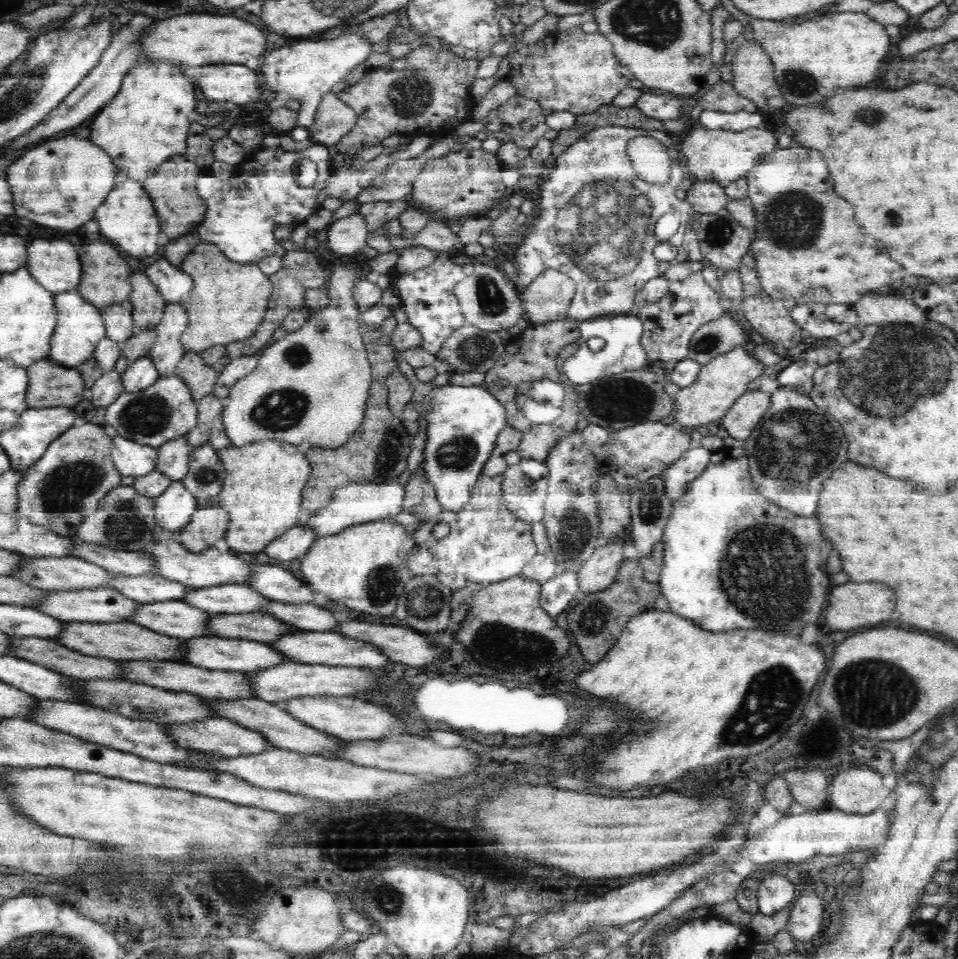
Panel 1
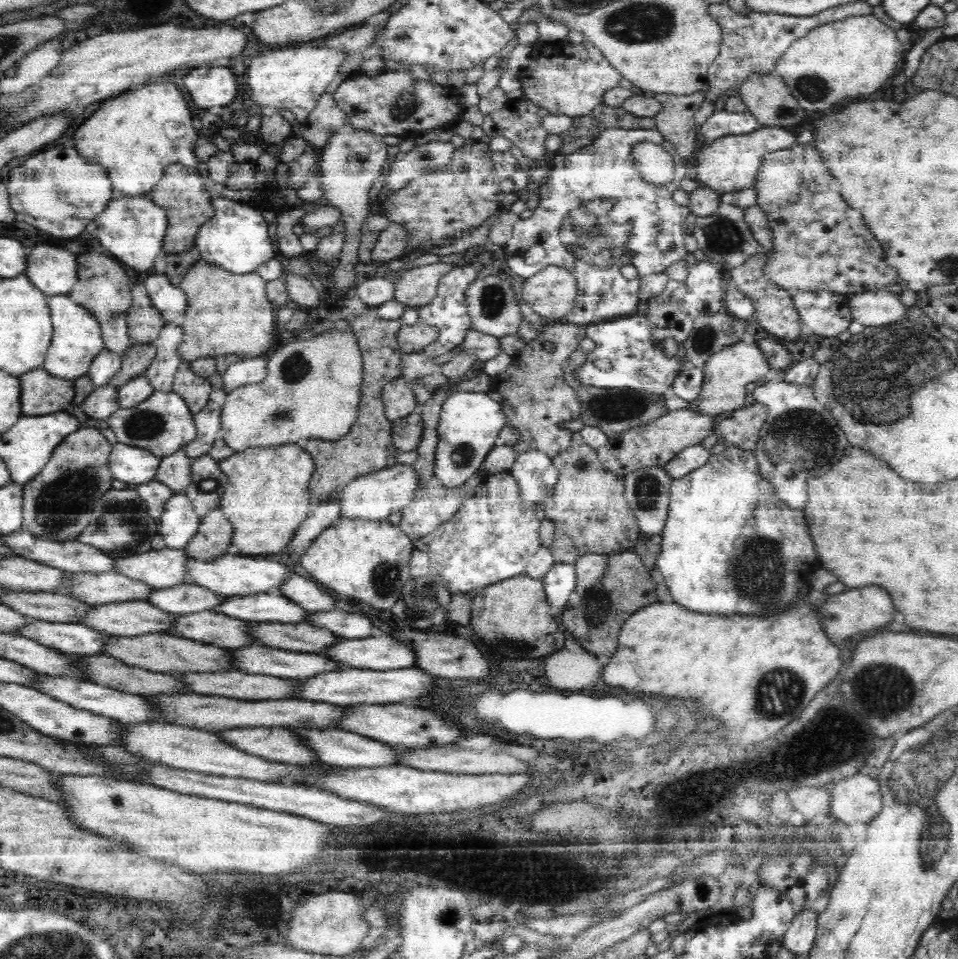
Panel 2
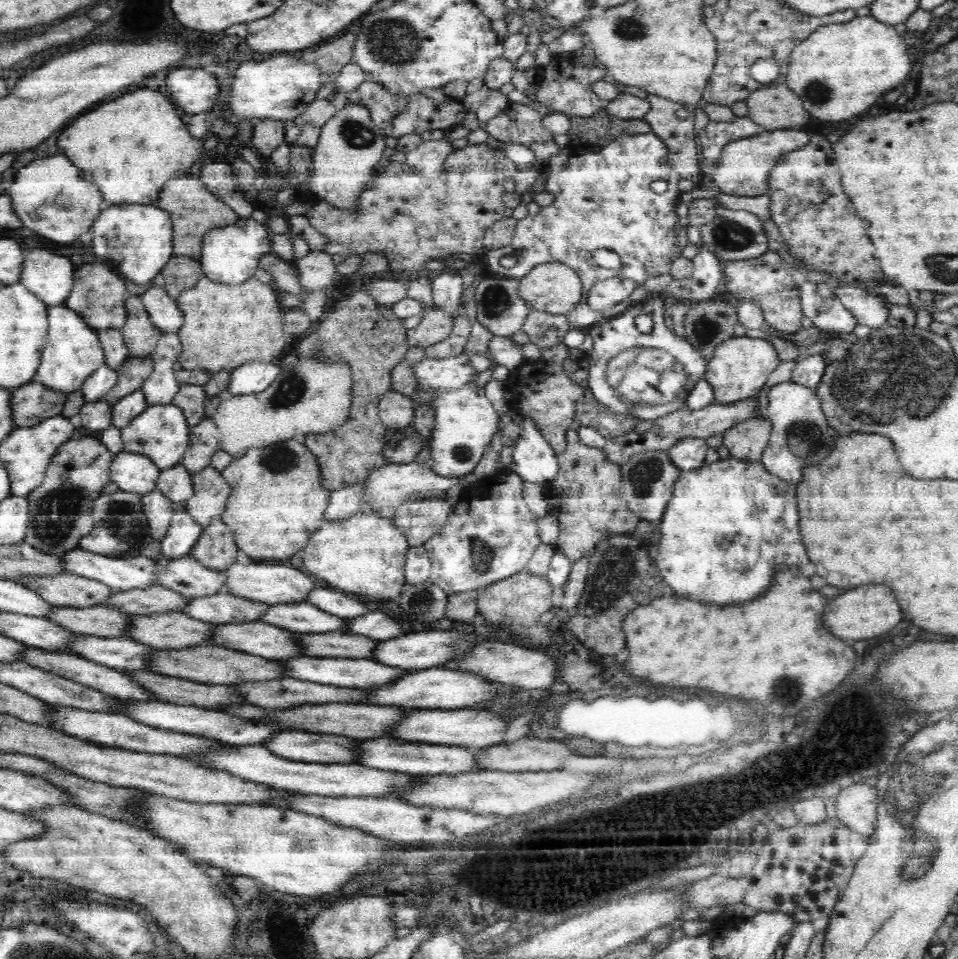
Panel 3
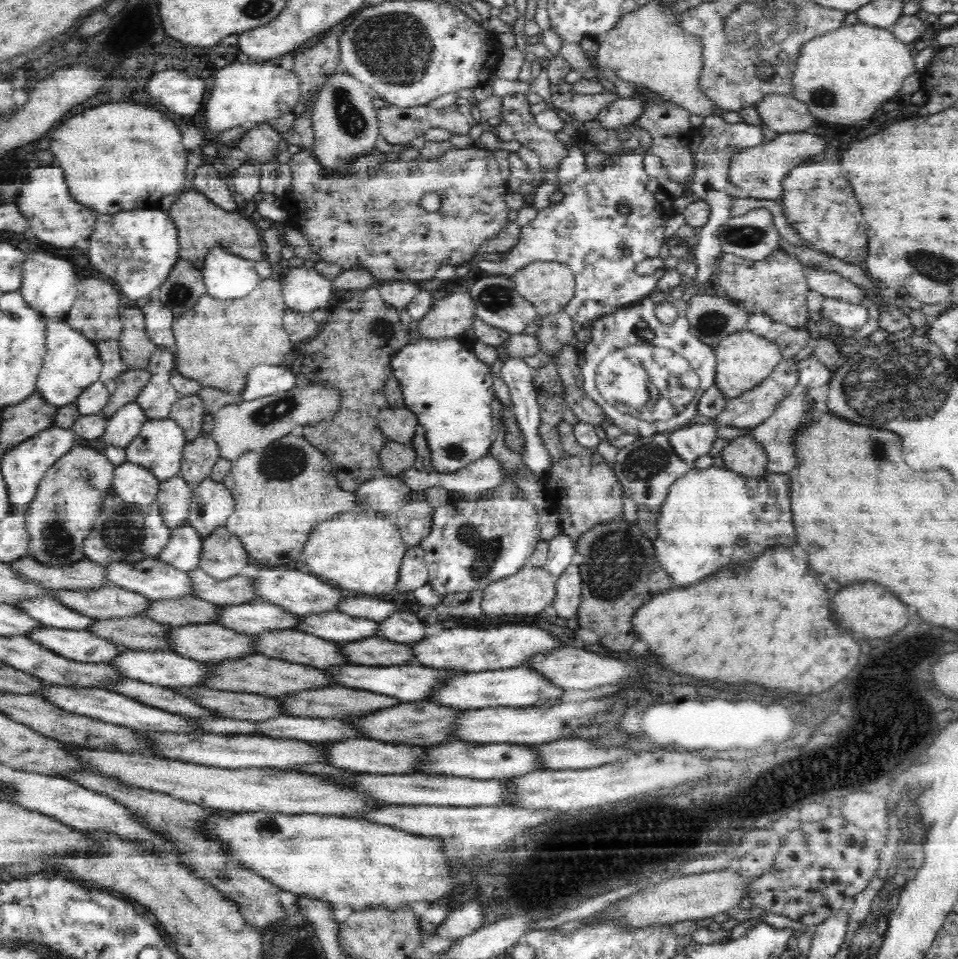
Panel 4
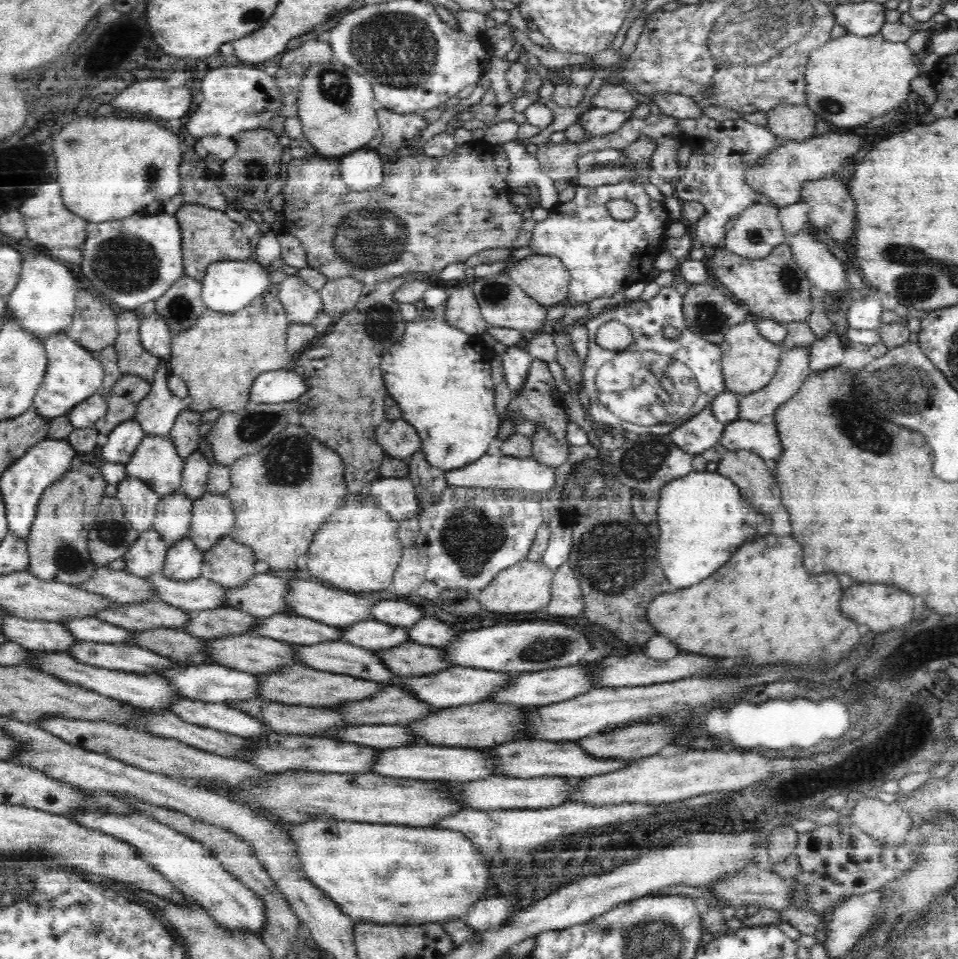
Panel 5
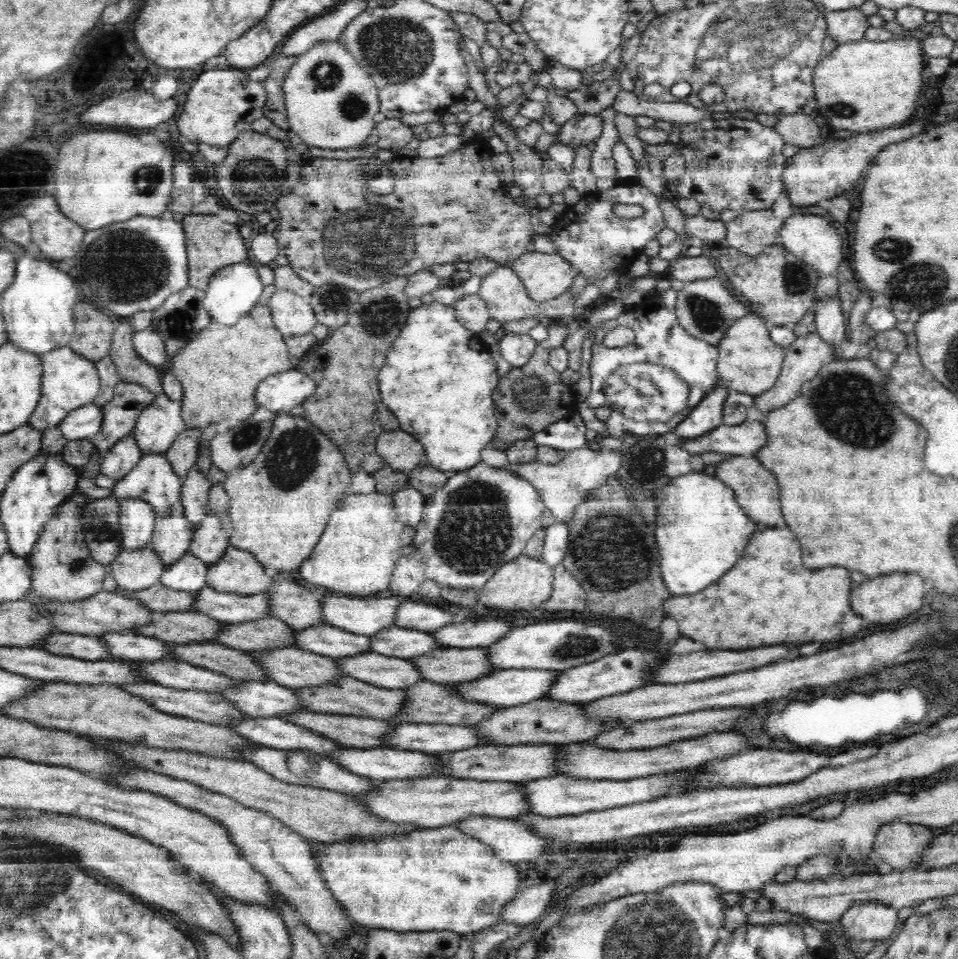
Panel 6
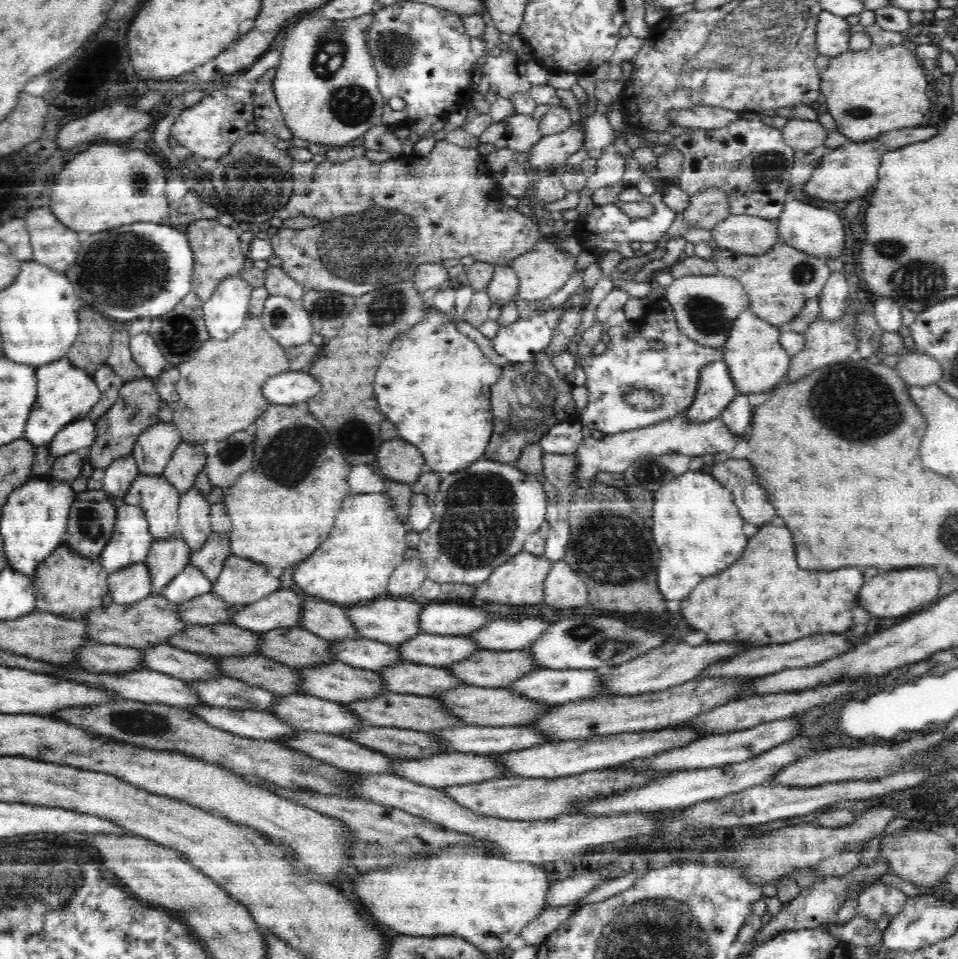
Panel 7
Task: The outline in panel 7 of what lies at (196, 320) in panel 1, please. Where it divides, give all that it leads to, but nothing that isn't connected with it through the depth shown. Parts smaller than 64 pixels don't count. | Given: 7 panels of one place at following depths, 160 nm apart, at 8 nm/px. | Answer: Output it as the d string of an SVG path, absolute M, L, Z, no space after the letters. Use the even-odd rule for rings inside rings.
M248 315L244 321L244 325L234 332L234 336L227 337L226 340L210 337L206 342L202 342L202 346L188 362L178 364L179 381L175 387L179 397L172 421L177 425L183 441L203 445L206 441L224 440L234 432L247 430L271 405L262 392L264 383L271 376L290 371L285 349L266 332L260 315Z

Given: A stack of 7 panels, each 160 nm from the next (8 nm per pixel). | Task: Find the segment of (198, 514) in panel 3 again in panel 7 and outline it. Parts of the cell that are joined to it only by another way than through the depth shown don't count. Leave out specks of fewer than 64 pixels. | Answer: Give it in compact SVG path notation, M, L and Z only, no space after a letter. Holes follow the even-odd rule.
M212 532L204 546L191 553L189 564L200 569L214 583L220 577L225 560L230 555L230 536Z

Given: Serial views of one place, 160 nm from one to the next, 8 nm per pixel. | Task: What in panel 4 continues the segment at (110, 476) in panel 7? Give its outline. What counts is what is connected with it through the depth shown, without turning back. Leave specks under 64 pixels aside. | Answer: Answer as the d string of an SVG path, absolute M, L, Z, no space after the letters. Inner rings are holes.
M137 402L122 406L109 418L108 427L101 436L104 444L126 449L128 444L138 436L139 429L147 419Z

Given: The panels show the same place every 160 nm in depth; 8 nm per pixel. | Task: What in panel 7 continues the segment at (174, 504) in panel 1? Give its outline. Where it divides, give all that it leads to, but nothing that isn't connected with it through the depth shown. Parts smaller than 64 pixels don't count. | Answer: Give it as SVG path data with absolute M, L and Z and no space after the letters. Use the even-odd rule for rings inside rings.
M188 564L178 576L170 580L170 584L162 590L162 594L174 605L180 605L211 591L212 582L200 569Z

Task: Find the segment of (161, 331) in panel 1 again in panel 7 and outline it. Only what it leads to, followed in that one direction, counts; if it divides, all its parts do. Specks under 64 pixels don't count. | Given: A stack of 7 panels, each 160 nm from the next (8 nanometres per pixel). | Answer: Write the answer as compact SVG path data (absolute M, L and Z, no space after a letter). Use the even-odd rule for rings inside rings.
M156 421L136 440L132 456L140 473L150 476L163 476L166 465L176 447L182 443L181 433L173 421Z

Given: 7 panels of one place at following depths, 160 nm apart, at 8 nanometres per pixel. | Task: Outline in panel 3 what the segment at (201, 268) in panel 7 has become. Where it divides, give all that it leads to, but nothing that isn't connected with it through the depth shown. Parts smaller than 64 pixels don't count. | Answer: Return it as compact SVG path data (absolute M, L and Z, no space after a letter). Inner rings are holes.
M180 176L171 178L162 188L156 205L165 210L173 224L173 254L189 256L199 260L202 254L202 236L212 228L222 228L224 225L234 224L238 215L217 196L214 196L196 176ZM273 254L262 255L259 266L273 276L272 284L280 295L283 292L288 292L295 296L301 295L303 290L301 290L299 283L298 272L284 259Z

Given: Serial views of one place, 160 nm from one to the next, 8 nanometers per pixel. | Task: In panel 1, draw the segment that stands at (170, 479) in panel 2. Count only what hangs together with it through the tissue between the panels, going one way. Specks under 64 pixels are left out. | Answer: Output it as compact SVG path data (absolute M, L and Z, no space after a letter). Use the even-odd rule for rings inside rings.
M187 437L174 438L170 442L164 442L157 449L158 458L155 470L169 476L173 481L182 481L189 471L189 458L194 450L194 447L188 444Z

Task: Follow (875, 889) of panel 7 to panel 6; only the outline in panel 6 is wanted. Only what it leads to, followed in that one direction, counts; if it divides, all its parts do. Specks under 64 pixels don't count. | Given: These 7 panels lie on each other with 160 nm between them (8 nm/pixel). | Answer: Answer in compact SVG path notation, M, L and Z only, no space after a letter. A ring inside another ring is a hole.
M870 901L854 904L842 914L839 921L844 936L857 941L888 939L895 929L896 922L898 922L896 909Z

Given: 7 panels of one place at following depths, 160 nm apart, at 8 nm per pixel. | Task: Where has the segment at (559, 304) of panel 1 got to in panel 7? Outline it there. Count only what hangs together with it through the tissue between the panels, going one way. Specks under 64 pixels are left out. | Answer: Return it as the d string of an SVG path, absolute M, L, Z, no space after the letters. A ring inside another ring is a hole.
M543 236L528 252L517 256L511 267L519 278L516 298L526 301L543 300L558 292L577 270L576 258L564 253L550 236Z

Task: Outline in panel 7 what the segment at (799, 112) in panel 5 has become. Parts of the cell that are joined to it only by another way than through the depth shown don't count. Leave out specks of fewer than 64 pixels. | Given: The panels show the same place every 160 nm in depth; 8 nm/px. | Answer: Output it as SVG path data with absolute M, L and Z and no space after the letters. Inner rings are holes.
M790 118L781 131L790 148L804 152L811 152L814 148L824 145L827 138L826 128L816 120Z

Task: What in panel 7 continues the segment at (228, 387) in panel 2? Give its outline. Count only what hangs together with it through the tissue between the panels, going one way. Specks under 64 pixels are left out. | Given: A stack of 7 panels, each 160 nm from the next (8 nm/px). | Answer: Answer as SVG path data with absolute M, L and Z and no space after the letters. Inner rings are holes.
M304 370L288 371L271 376L262 388L264 398L272 405L296 405L320 392L322 384Z

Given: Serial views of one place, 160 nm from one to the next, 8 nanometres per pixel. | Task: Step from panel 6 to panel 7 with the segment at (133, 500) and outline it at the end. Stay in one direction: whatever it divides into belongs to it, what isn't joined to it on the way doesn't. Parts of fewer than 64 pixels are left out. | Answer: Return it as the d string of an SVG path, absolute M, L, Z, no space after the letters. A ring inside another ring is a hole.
M124 504L117 510L112 539L101 552L98 562L110 576L123 567L144 561L153 542L145 510Z

